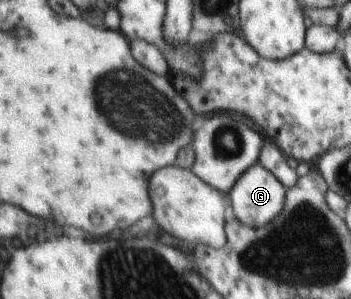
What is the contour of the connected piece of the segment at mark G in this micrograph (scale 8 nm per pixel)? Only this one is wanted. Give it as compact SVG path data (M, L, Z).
M262 164L246 168L229 191L236 219L248 227L266 225L280 213L285 189Z

